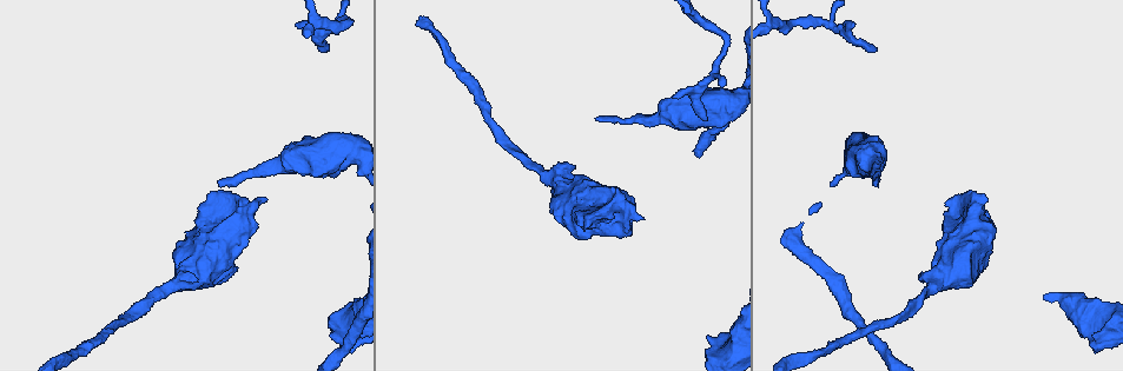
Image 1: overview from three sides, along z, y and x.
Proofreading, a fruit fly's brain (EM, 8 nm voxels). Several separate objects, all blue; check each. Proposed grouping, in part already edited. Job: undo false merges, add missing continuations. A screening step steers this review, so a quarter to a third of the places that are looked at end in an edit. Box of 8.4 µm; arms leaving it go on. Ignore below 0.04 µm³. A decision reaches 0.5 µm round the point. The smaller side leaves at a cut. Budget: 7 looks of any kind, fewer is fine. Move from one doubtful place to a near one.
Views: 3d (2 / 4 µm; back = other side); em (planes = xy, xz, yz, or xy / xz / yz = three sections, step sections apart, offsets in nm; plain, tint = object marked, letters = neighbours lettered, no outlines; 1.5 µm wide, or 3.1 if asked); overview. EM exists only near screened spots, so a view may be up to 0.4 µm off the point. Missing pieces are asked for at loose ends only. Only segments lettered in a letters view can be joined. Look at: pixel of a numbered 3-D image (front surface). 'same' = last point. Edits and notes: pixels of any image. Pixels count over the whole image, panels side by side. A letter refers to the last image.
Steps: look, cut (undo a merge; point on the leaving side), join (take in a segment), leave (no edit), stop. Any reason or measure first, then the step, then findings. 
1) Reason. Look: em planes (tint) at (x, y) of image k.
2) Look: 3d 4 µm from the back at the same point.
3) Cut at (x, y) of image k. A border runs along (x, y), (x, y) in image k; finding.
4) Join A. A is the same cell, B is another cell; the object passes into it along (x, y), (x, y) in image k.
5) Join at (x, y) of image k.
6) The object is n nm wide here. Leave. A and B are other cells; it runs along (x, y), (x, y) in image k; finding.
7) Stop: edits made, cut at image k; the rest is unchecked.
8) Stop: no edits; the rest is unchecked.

Thin end. Look: 3d 2 µm from the back at (597, 118) of image 1.

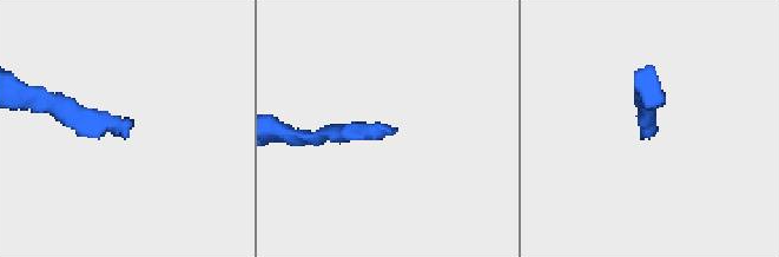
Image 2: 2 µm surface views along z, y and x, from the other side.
Shape alone is not enough. Look: em xy step 8 (tint) at (127, 135) of image 2.

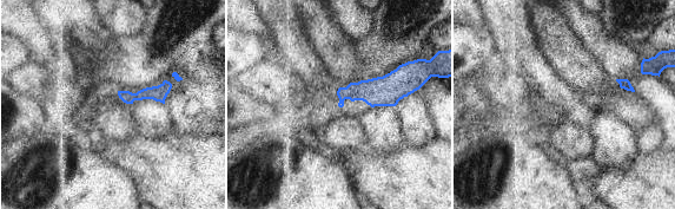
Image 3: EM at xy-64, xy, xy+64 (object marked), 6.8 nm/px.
Cut it another way. Look: em planes (letters) at the same point.

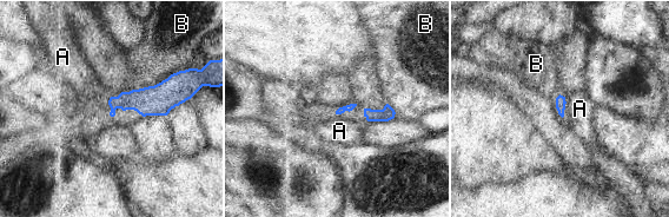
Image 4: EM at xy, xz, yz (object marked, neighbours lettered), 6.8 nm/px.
Leave. A and B are other cells; a border runs along (111, 96), (108, 113) in image 4; no lettered segment goes on from it.

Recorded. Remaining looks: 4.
Stops while still wide. Look: em xy step 8 (tint) at (643, 219) of image 1.

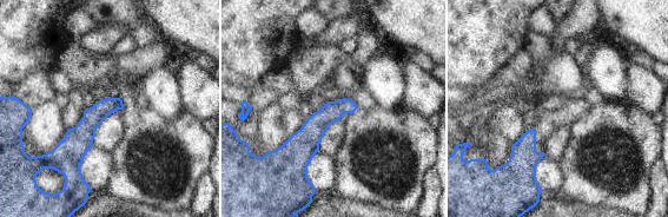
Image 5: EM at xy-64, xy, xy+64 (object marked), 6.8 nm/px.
Another direction. Look: em xz step 4 (letters) at the same point.

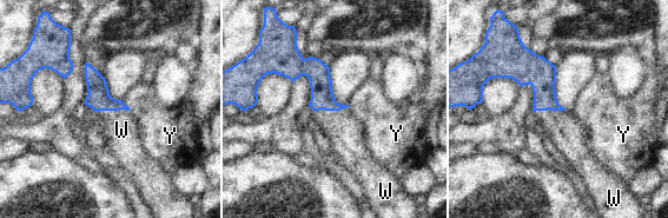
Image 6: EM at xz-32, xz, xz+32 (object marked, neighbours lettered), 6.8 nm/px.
The longest contact is with W, 260 nm. Join W. W is the same cell, Y is another cell; the cell continues.

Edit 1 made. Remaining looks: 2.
Look: overview.

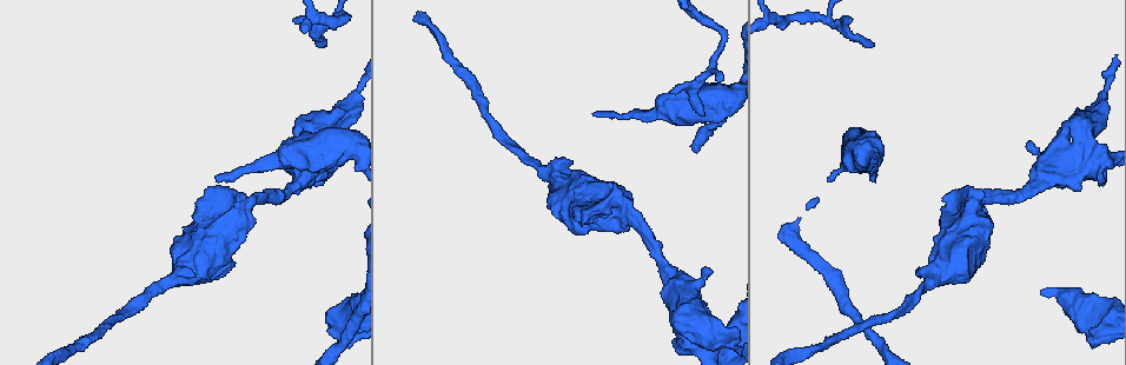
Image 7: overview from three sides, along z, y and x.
Branch stops here. Look: em planes (letters) at (705, 268) of image 7.

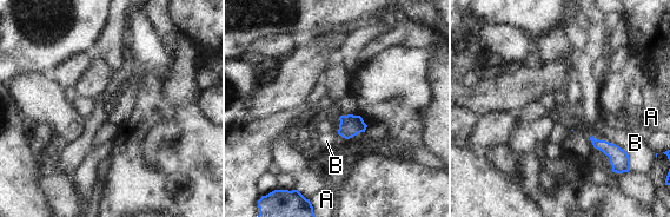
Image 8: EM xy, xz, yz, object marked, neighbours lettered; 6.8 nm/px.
The longest contact is with B, 360 nm. Leave. A and B are other cells; a border runs along (592, 135), (622, 148), (630, 170) in image 8; none of them fits.

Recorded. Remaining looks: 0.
Stop: edits made, join at image 6; the rest is unchecked.

